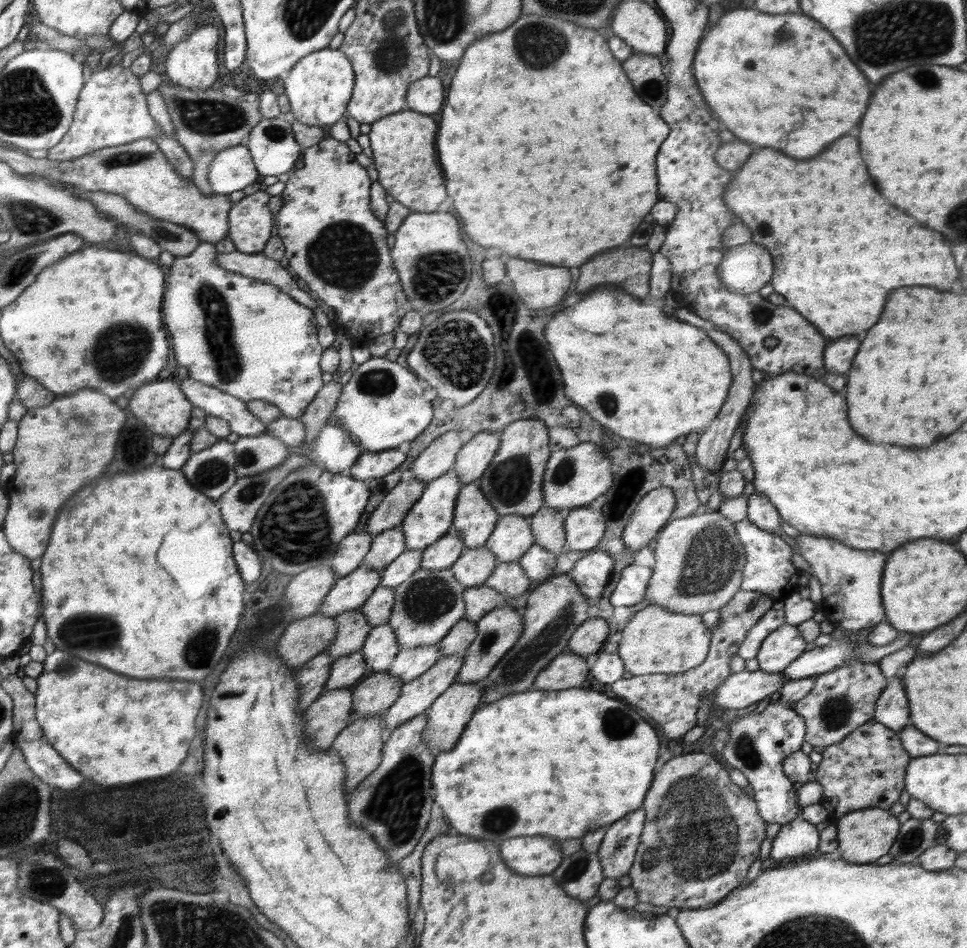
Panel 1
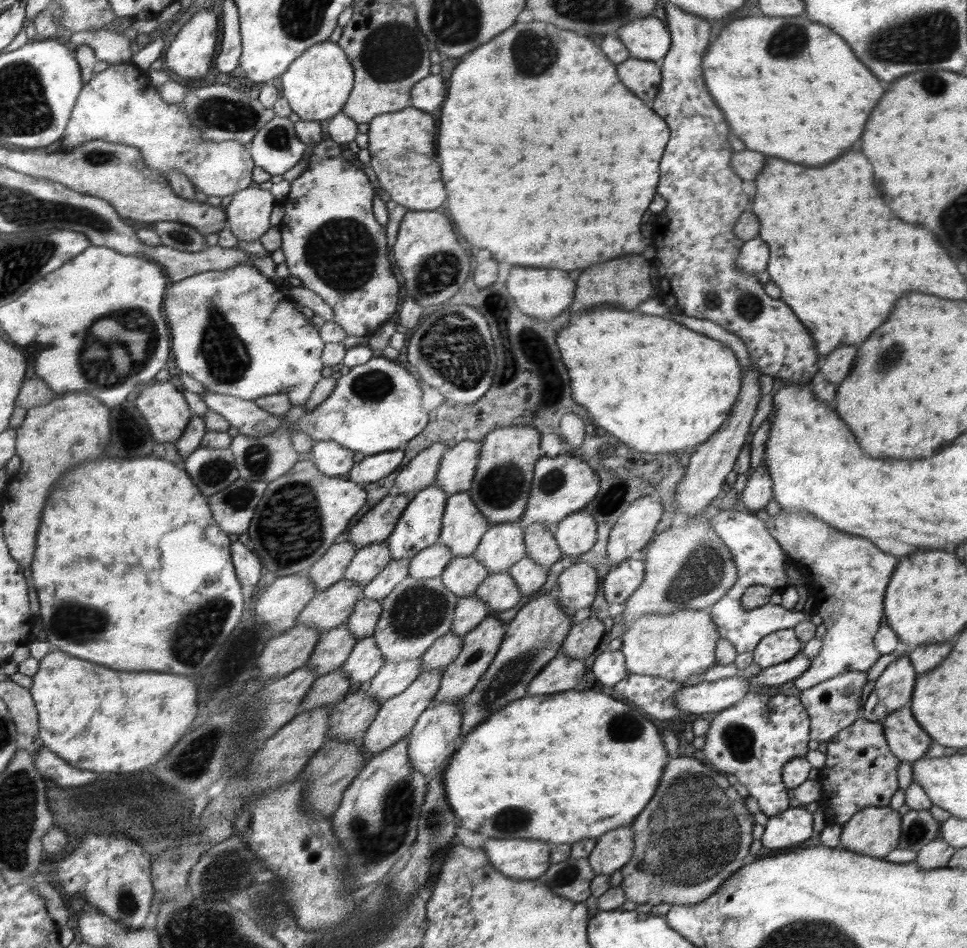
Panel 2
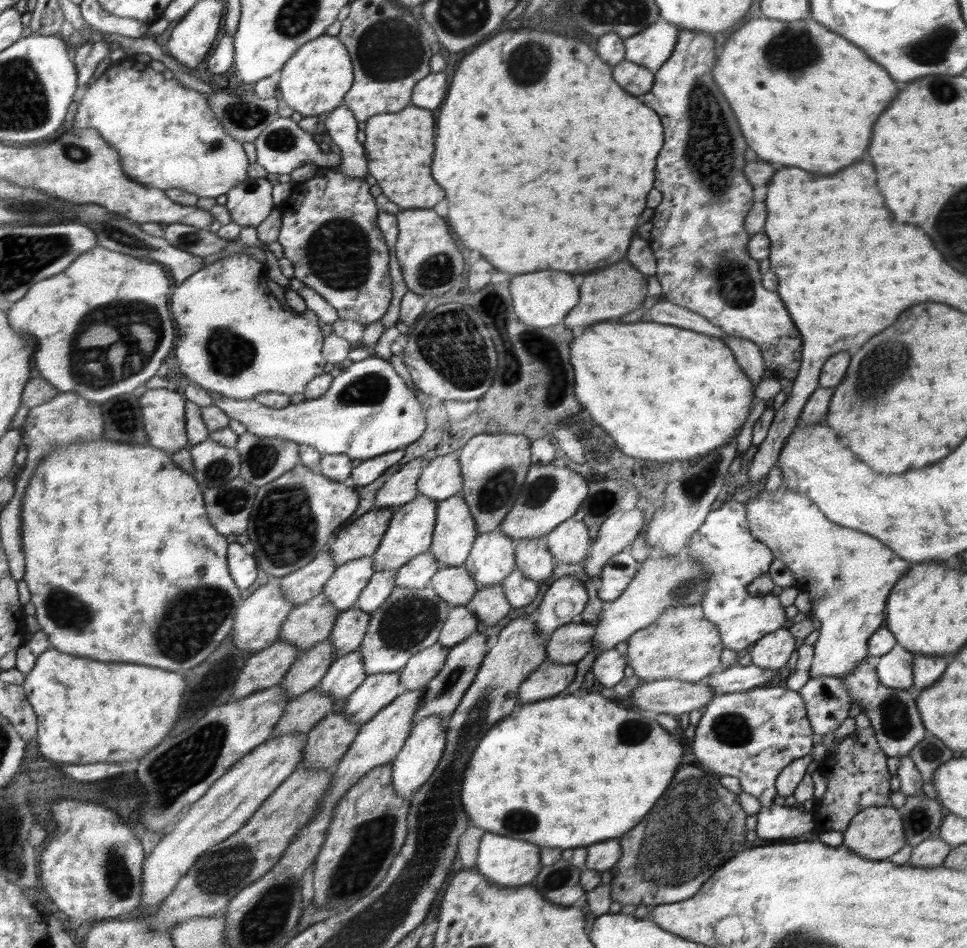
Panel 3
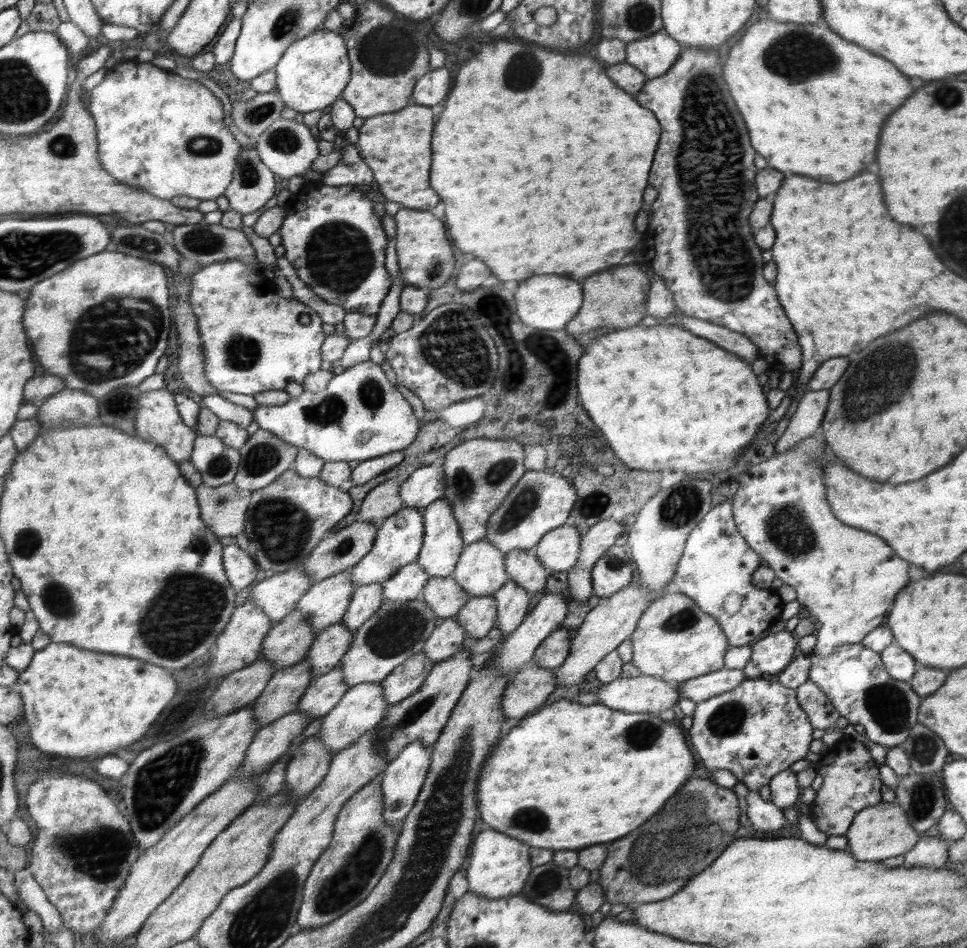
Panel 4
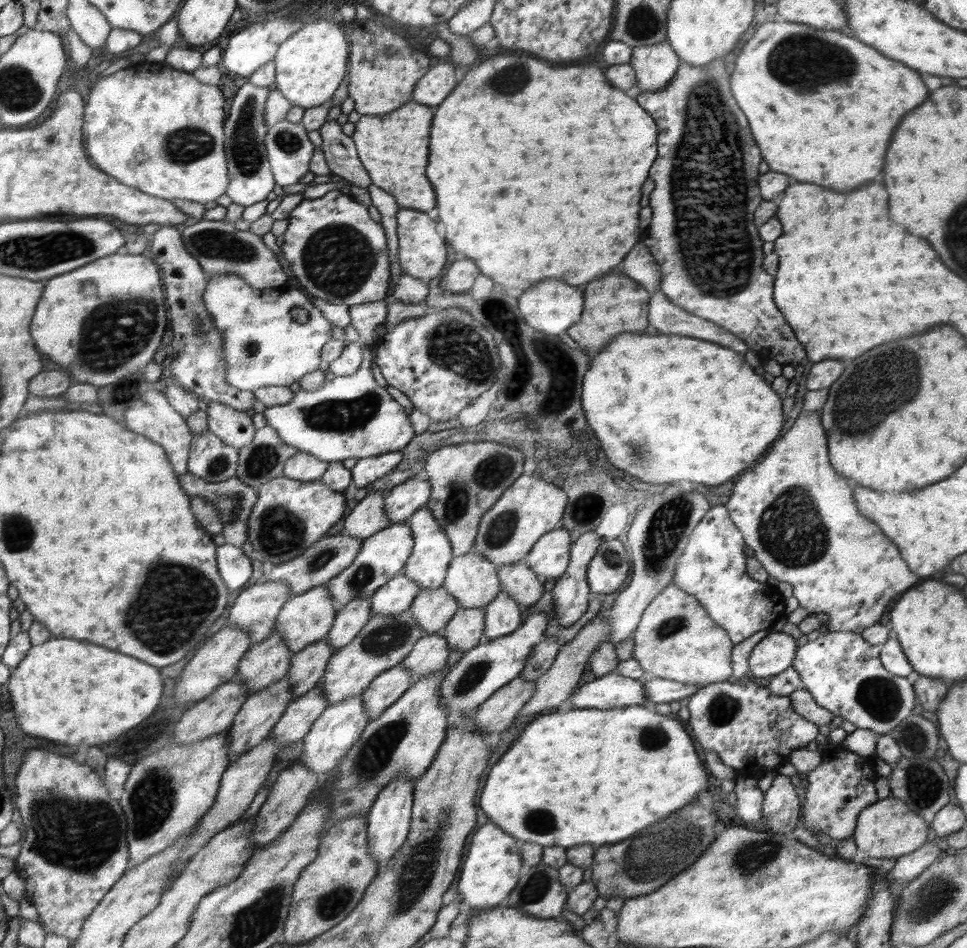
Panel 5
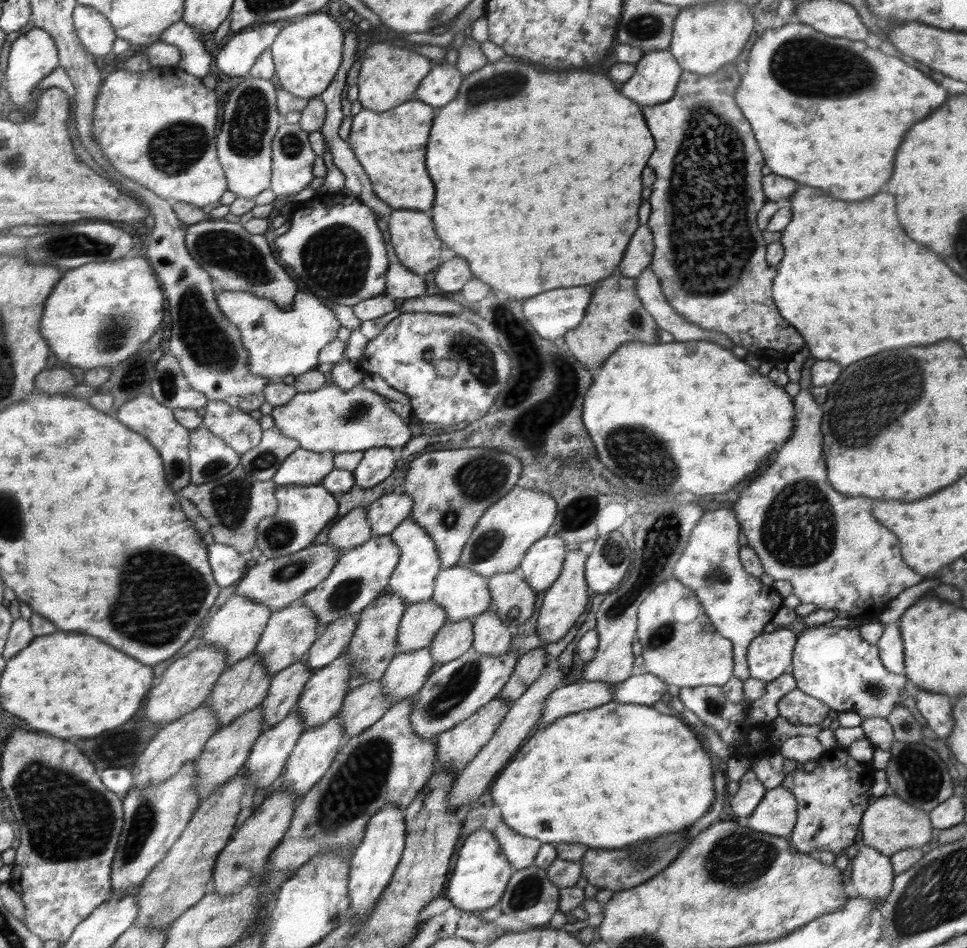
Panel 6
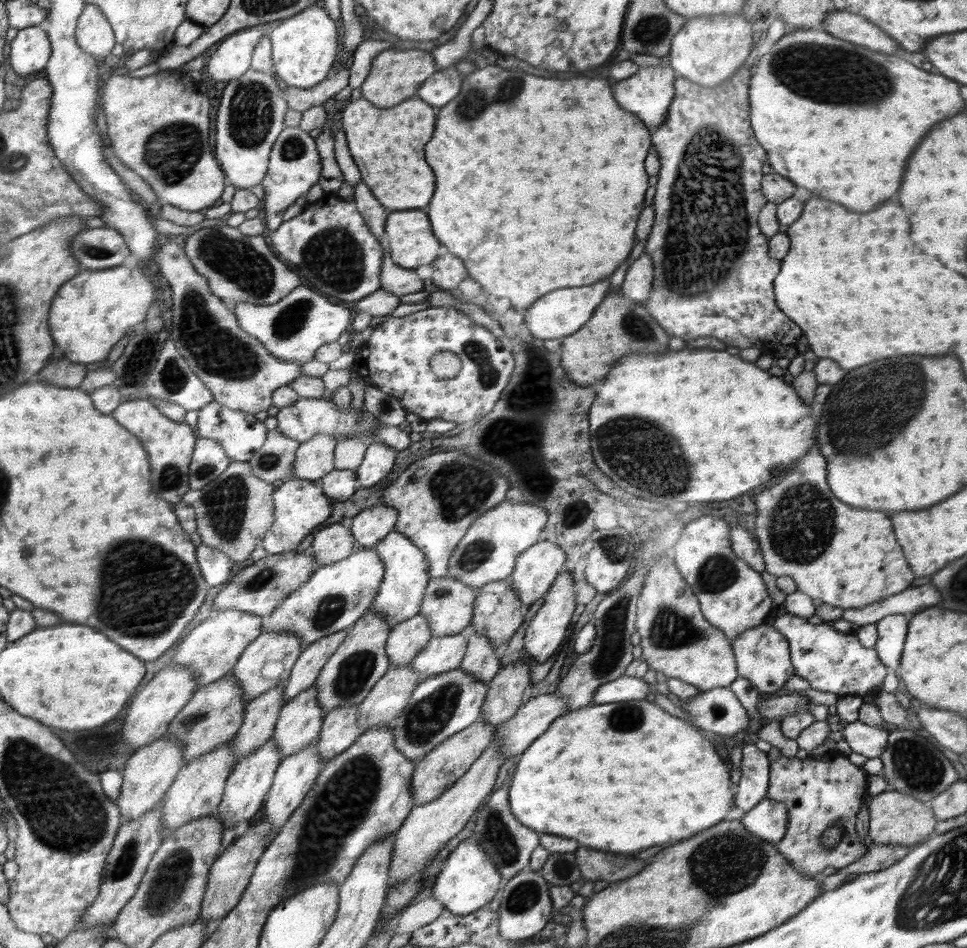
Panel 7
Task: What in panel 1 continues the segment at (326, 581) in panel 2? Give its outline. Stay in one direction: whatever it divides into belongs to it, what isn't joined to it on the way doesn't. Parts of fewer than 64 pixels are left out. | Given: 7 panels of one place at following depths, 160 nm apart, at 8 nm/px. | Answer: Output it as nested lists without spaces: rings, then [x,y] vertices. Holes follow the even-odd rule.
[[[364,531],[351,533],[342,540],[342,548],[338,548],[329,563],[338,579],[344,578],[362,565],[373,544],[373,537]]]

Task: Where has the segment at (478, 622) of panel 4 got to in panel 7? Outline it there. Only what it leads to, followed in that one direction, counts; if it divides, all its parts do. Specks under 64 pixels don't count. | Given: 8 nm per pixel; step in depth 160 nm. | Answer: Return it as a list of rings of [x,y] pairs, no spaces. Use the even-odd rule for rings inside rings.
[[[466,634],[432,637],[410,665],[420,680],[455,669],[462,662],[467,647]]]

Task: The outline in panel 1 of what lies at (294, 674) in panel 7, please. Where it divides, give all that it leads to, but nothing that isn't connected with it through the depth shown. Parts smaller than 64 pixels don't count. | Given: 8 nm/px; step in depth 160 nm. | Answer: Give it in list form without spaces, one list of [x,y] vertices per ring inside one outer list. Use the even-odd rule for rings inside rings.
[[[423,549],[406,550],[396,557],[381,573],[381,584],[396,588],[421,568]]]

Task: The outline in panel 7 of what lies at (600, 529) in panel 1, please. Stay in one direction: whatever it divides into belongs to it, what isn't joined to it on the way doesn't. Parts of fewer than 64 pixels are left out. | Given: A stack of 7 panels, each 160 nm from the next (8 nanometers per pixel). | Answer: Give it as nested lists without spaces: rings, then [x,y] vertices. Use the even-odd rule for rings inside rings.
[[[550,541],[533,544],[517,559],[508,580],[522,604],[532,606],[548,594],[564,570],[565,559],[565,549]]]

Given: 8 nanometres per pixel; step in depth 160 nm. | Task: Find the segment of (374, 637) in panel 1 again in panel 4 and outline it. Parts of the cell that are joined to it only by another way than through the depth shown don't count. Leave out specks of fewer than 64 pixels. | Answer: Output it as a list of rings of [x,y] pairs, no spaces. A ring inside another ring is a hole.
[[[336,666],[325,675],[311,680],[297,708],[309,716],[309,722],[326,716],[349,690],[343,670]]]

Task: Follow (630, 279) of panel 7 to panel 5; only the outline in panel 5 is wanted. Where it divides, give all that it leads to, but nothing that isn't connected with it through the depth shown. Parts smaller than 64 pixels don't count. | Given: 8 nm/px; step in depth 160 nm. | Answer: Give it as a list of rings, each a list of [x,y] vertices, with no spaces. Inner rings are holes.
[[[657,288],[649,300],[649,313],[647,315],[650,325],[656,327],[664,334],[682,334],[682,336],[702,338],[709,342],[732,348],[734,352],[746,354],[748,348],[742,339],[717,326],[712,321],[704,320],[682,310],[659,288]]]

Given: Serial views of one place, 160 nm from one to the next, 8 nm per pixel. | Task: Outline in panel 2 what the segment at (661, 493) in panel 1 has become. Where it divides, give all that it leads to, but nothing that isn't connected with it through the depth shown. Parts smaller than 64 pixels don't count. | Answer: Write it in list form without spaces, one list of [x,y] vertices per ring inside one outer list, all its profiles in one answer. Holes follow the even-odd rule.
[[[650,495],[636,499],[618,519],[607,542],[609,564],[620,563],[636,550],[645,551],[662,518],[663,504]]]

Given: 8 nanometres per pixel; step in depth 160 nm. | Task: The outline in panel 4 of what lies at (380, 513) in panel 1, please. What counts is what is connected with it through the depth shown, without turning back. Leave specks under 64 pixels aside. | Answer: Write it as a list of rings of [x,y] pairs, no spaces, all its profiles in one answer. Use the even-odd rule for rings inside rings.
[[[353,521],[346,528],[330,533],[330,536],[327,536],[326,540],[318,543],[310,553],[310,556],[298,567],[302,567],[303,571],[307,572],[313,578],[314,582],[320,582],[329,576],[351,569],[360,563],[372,550],[376,538],[377,525],[374,523]]]

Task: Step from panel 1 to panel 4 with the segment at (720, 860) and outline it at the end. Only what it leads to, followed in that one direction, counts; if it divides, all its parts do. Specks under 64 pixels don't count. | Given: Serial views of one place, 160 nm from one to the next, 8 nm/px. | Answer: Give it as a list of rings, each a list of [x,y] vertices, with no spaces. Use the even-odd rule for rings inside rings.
[[[692,774],[682,790],[678,790],[674,798],[666,802],[664,808],[658,810],[646,824],[630,832],[630,836],[624,836],[622,840],[608,845],[606,861],[600,866],[600,877],[597,881],[603,888],[605,900],[612,905],[626,903],[634,906],[670,898],[675,892],[682,890],[686,882],[692,880],[698,872],[708,868],[736,840],[736,832],[741,824],[739,817],[738,798],[733,789],[718,786],[709,779],[700,779],[698,776],[694,778]]]

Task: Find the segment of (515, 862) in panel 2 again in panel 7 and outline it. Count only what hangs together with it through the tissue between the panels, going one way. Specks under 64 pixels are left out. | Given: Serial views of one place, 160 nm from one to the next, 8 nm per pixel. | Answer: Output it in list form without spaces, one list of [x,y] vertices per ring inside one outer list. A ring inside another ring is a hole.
[[[470,840],[464,841],[448,856],[438,877],[433,878],[430,886],[433,890],[433,897],[453,915],[466,916],[488,905],[502,887],[504,878],[501,877],[500,870],[496,868],[488,855],[478,843],[470,842]]]

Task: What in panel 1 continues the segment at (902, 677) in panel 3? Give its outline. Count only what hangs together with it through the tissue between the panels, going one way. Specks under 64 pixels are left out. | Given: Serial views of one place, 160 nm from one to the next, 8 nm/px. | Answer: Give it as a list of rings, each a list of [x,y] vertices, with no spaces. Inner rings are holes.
[[[902,673],[894,678],[886,685],[886,690],[882,691],[875,702],[874,719],[898,732],[910,723],[910,710],[908,710],[908,698],[901,681]]]

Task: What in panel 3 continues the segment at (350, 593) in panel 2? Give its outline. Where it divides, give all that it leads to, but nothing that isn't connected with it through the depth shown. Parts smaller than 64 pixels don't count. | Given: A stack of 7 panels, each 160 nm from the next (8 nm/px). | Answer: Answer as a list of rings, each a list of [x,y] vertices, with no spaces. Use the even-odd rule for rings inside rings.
[[[320,594],[309,603],[294,606],[278,641],[292,643],[300,653],[308,651],[329,638],[338,615],[335,606]]]

